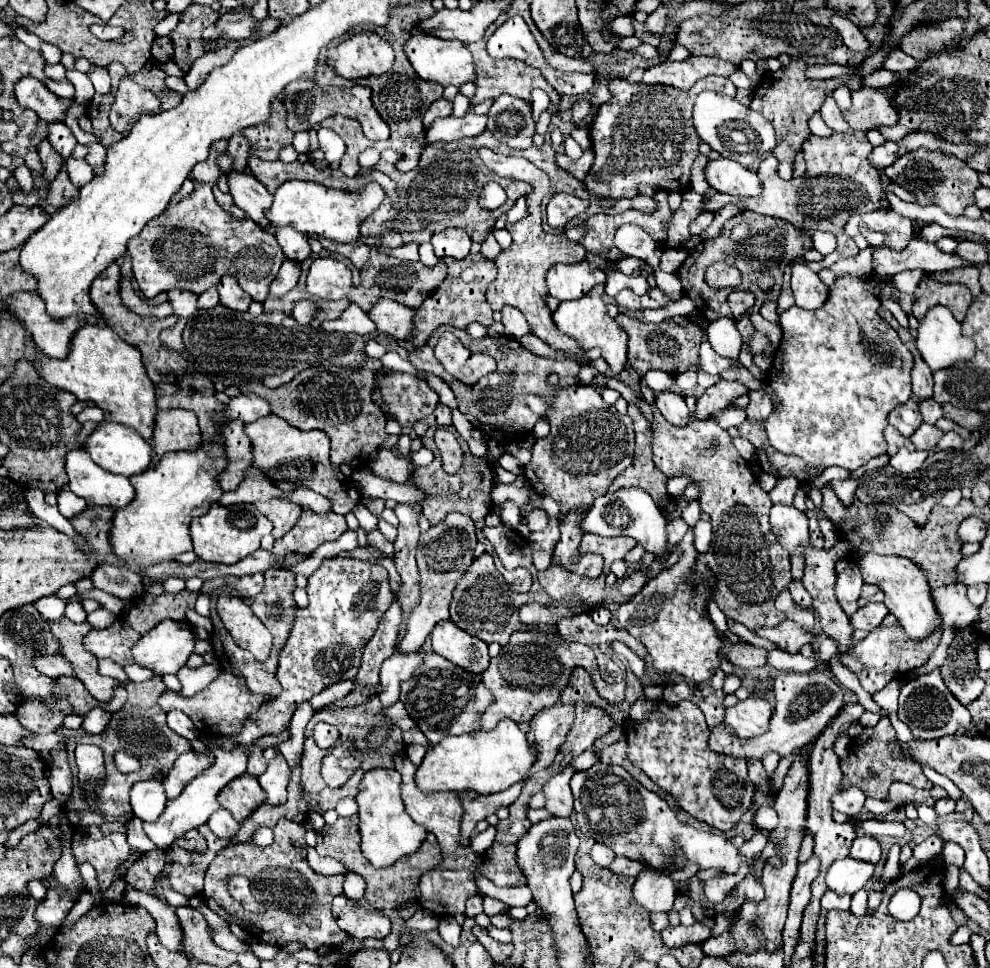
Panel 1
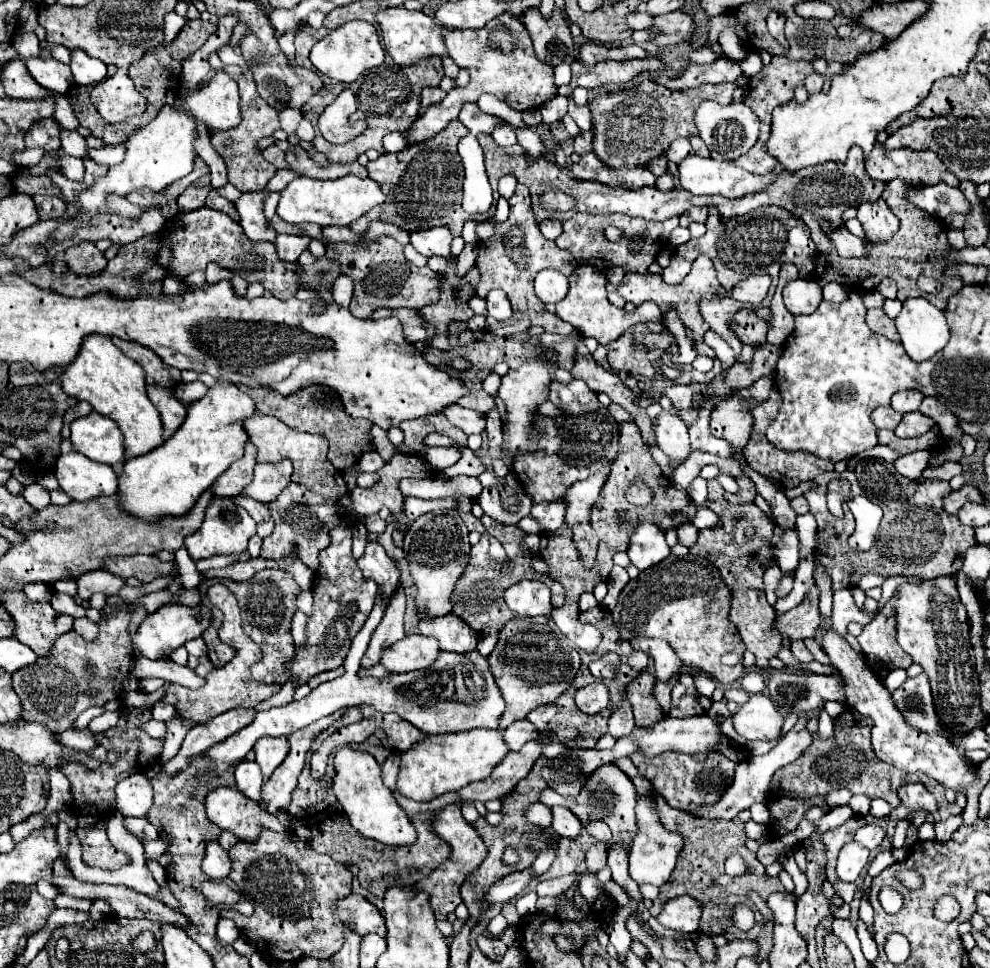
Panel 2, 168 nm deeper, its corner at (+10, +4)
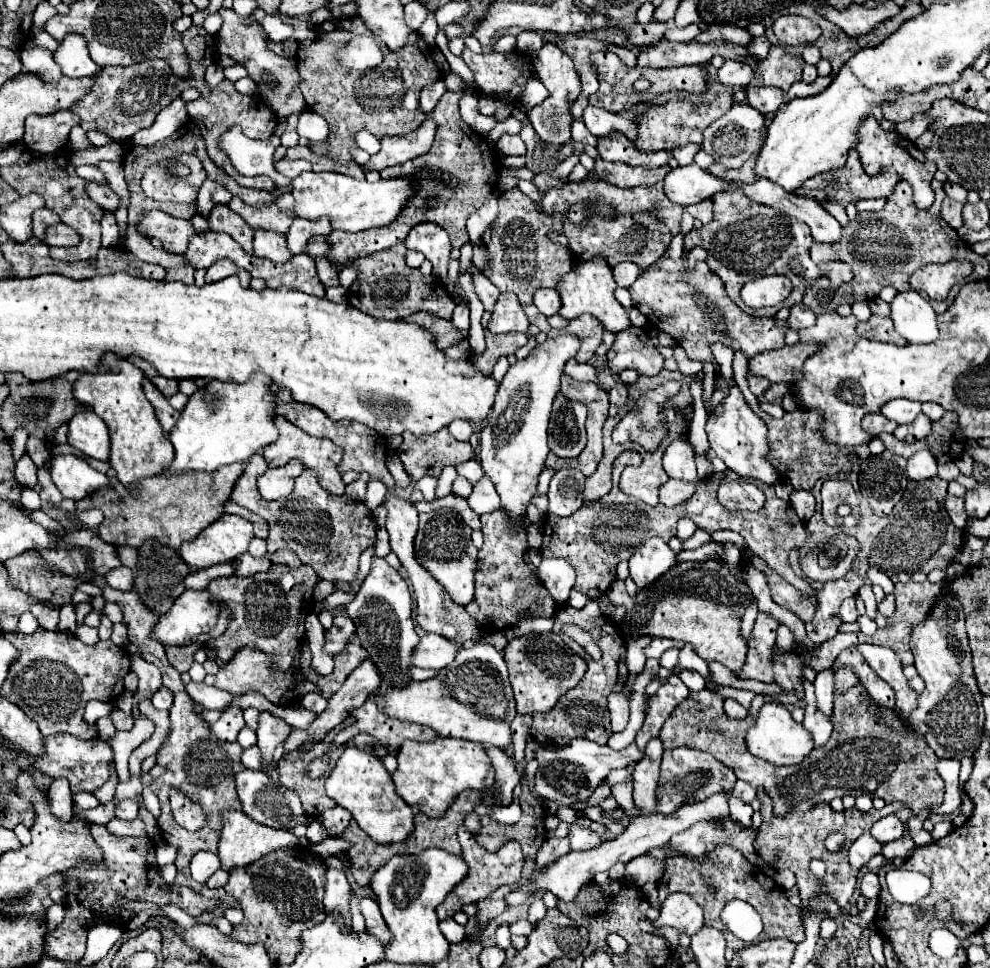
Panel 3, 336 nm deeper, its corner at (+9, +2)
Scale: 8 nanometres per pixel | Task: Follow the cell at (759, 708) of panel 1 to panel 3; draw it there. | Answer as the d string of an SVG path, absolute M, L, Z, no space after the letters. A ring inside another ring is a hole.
M767 702L767 704L763 704L759 718L755 720L755 726L747 732L747 746L749 746L751 754L755 754L775 766L793 766L793 764L801 764L803 758L809 756L809 752L813 750L813 738L803 728L803 724L799 724L791 718L791 712L785 706L781 706L777 702Z

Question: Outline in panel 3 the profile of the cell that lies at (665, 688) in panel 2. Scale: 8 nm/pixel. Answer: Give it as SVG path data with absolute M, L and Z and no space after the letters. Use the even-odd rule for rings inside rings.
M857 684L845 692L835 692L835 706L833 706L833 734L831 738L815 748L809 758L805 758L805 762L801 762L801 766L785 766L785 768L777 768L777 766L769 766L769 762L753 756L747 748L745 742L745 734L747 730L753 726L753 718L747 716L745 720L733 720L725 714L723 710L723 698L715 692L709 692L707 688L701 692L693 692L685 702L681 702L673 714L669 716L669 720L663 724L659 738L663 740L663 748L673 750L673 748L695 748L701 752L709 752L713 754L717 760L721 760L725 766L729 766L739 780L749 782L751 786L759 788L763 786L767 790L767 794L773 800L773 816L781 818L787 816L789 810L809 810L819 802L831 802L833 798L843 798L847 794L851 796L861 796L867 794L871 798L883 798L885 802L903 802L907 804L907 808L911 812L915 812L915 818L909 820L909 834L915 840L917 846L927 846L933 842L931 834L923 830L923 820L927 818L927 810L941 806L943 802L943 780L935 770L935 762L939 760L933 750L927 746L925 738L917 736L913 730L901 730L895 732L889 726L881 724L881 710L877 706L873 706L873 702L869 702L869 698L865 696L865 688L863 684Z

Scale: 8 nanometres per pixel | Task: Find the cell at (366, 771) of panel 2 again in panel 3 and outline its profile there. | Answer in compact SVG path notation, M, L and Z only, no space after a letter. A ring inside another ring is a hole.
M347 746L325 782L325 792L339 806L347 808L351 812L351 816L357 820L357 824L375 842L381 842L381 844L401 842L401 838L405 838L413 830L413 810L395 792L391 774L383 766L383 762L373 754Z

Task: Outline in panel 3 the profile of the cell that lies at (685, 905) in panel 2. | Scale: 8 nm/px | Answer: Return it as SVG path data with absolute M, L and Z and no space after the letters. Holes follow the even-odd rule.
M671 894L665 898L655 926L673 926L679 932L693 936L703 928L703 910L687 894Z

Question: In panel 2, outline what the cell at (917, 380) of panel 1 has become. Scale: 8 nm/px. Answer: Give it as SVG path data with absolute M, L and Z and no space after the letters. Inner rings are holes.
M900 390L892 396L892 408L906 414L906 412L918 410L922 398L924 398L924 394L918 390Z

